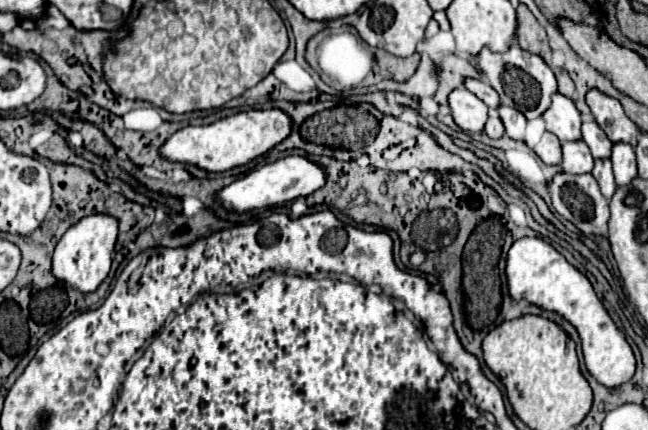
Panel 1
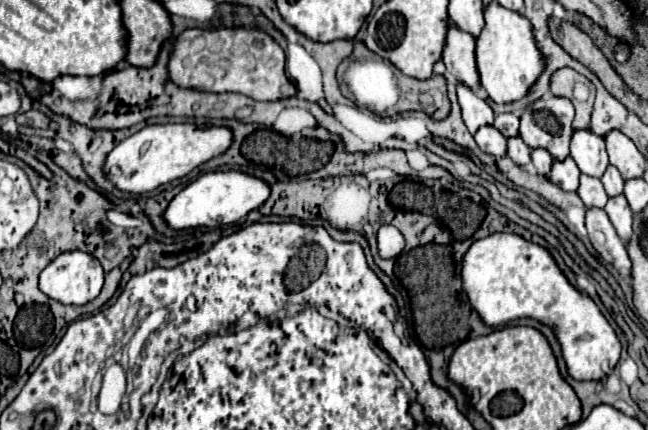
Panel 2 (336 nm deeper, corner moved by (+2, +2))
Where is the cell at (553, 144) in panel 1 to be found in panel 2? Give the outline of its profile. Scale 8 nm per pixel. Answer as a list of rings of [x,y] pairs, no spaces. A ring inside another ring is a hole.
[[[566,158],[564,162],[554,162],[550,180],[566,192],[576,192],[580,186],[580,170],[572,158]]]

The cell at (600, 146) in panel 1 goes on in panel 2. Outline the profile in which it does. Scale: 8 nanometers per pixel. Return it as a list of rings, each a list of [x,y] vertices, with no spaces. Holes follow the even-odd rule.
[[[608,166],[608,170],[602,176],[602,184],[606,188],[606,194],[612,196],[612,198],[620,196],[624,192],[624,180],[622,180],[620,172],[616,172],[614,166]]]

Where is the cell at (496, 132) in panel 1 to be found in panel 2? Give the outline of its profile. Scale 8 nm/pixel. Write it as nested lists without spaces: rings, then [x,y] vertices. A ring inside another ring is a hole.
[[[520,136],[508,140],[508,158],[512,158],[512,162],[518,166],[526,166],[530,162],[530,148],[524,144],[524,140],[520,140]]]

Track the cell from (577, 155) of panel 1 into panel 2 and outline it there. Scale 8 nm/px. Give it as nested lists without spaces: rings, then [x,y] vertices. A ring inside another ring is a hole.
[[[584,174],[580,176],[578,196],[586,204],[586,208],[604,208],[604,204],[608,202],[608,194],[604,192],[600,178],[590,178],[590,176],[584,176]]]

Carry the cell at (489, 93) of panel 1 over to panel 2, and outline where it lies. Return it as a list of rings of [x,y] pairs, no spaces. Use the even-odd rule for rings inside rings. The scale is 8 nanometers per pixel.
[[[498,114],[494,120],[494,128],[498,128],[506,138],[518,136],[518,126],[520,120],[514,114]]]

